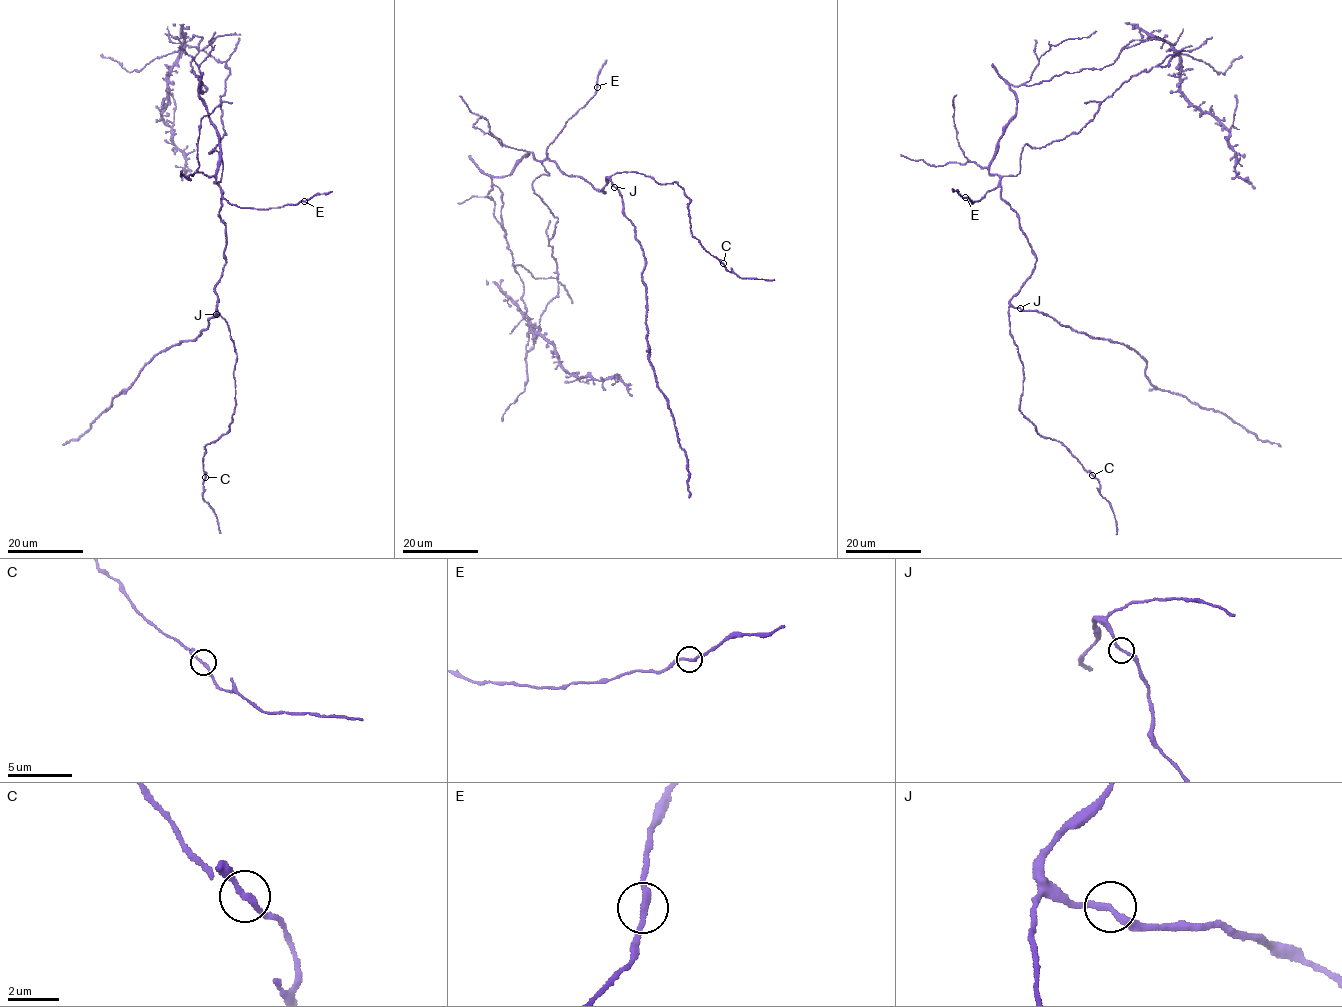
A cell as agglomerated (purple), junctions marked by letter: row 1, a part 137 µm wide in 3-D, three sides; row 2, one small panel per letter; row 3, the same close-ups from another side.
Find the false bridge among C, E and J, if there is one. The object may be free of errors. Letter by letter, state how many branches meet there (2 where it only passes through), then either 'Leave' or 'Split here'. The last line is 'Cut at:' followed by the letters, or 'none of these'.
C: Branches: 2. Leave
E: Branches: 2. Leave
J: Branches: 2. Leave
Cut at: none of these

